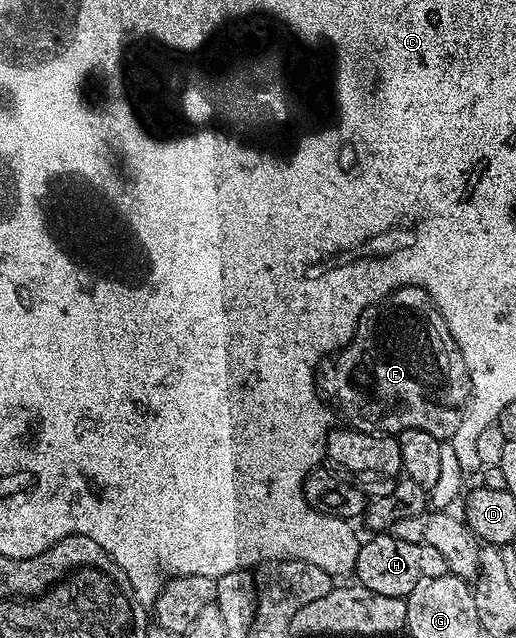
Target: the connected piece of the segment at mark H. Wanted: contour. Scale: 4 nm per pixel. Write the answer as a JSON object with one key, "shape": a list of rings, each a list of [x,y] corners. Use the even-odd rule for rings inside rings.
{"shape":[[[377,534],[360,545],[357,550],[356,583],[360,587],[384,596],[408,597],[411,590],[419,582],[427,578],[439,578],[446,575],[447,569],[443,554],[431,546],[423,546],[415,542],[403,542],[392,534]]]}

